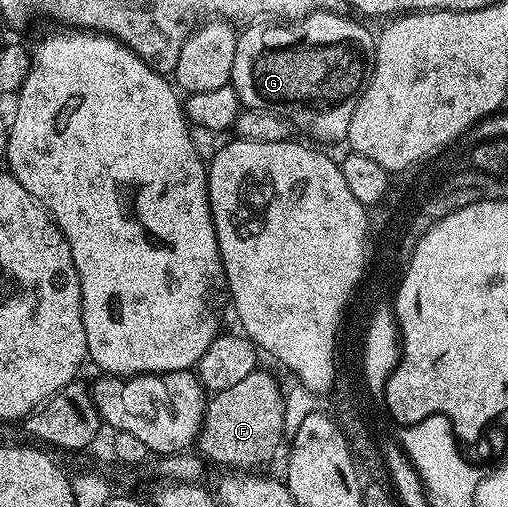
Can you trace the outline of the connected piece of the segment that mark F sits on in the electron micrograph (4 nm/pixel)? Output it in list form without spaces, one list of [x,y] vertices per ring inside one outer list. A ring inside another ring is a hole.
[[[256,369],[243,377],[236,385],[223,391],[213,392],[206,404],[206,412],[202,418],[202,427],[198,431],[196,440],[197,450],[203,460],[212,459],[216,463],[223,463],[226,469],[250,469],[256,463],[262,463],[278,446],[286,435],[286,420],[288,418],[288,399],[282,396],[282,387],[263,369]]]

